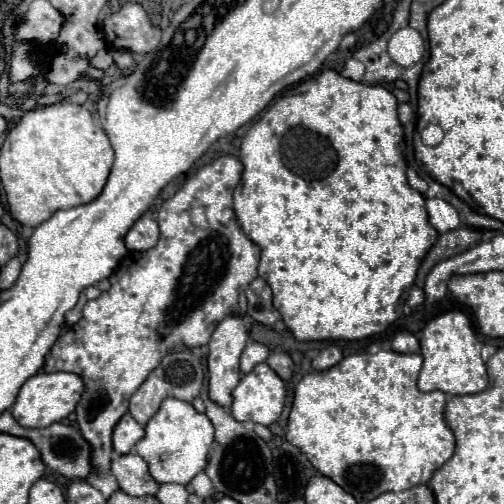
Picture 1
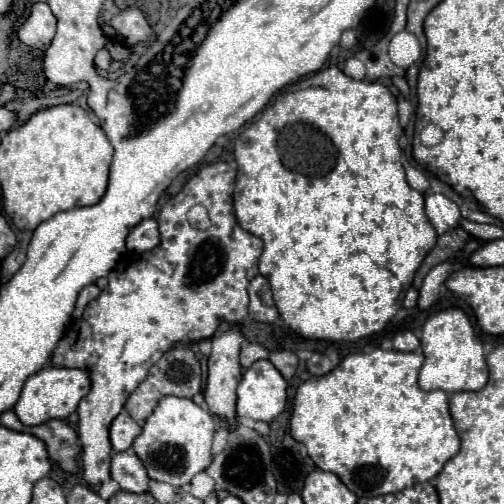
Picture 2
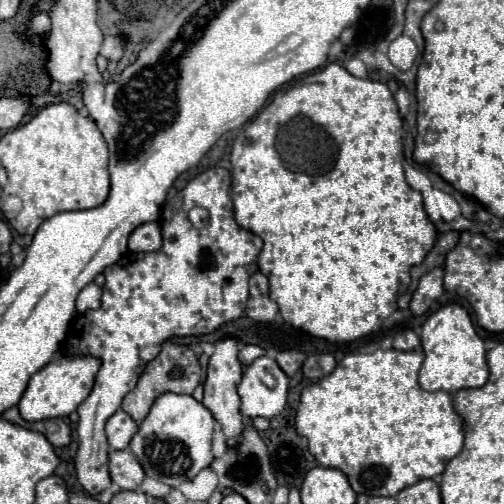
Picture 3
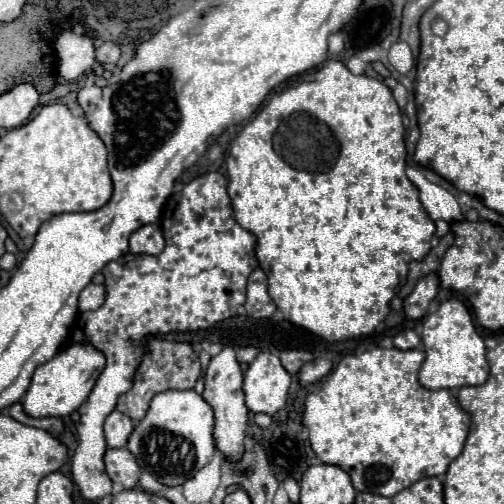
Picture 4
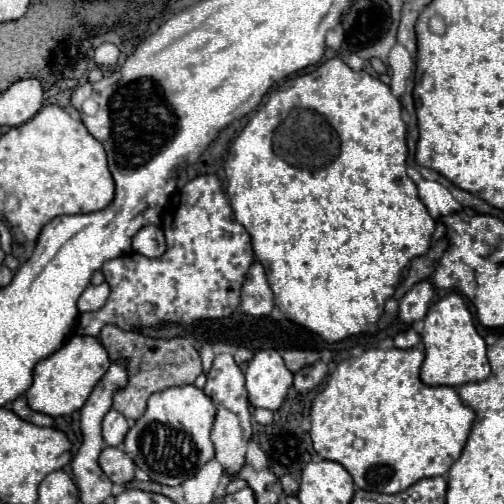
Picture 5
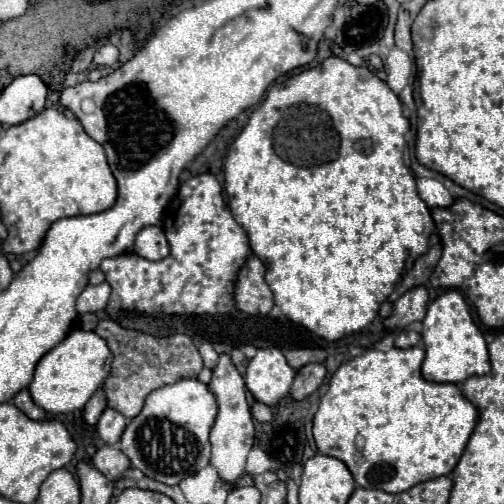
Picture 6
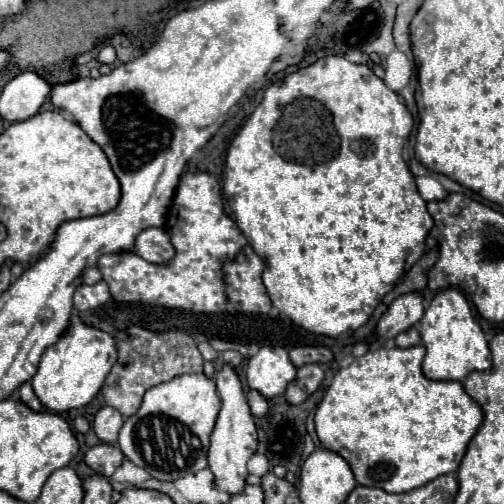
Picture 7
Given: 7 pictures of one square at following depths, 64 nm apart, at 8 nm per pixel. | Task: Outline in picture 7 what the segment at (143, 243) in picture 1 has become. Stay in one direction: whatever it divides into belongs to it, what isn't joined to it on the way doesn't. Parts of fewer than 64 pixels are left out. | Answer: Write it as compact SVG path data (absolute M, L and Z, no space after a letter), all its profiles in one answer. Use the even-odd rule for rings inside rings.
M151 227L143 230L136 238L136 254L148 262L164 264L174 256L174 246L163 227Z

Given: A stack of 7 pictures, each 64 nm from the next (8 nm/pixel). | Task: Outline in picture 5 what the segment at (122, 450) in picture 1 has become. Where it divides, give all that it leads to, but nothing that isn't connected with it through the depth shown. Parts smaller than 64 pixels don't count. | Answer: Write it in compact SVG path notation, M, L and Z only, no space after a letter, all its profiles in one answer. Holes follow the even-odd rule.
M110 410L102 422L102 436L108 446L120 446L128 434L130 422L116 410Z

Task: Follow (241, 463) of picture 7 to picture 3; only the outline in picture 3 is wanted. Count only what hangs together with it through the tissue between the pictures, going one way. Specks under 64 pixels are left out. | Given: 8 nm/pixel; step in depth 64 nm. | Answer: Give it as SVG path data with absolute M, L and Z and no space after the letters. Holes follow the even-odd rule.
M236 338L218 340L216 350L210 356L210 362L208 362L208 376L206 376L206 384L204 384L204 402L202 404L222 424L222 430L228 438L228 446L236 446L238 436L244 428L242 414L240 414L240 396L236 392L236 388L240 384L240 378L242 378L242 366L238 362L238 342L236 342Z

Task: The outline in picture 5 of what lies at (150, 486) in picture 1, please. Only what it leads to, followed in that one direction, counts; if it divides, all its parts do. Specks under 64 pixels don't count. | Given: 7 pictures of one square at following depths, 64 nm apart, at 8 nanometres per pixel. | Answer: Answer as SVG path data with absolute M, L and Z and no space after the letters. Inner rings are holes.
M106 446L100 454L100 468L114 484L130 484L134 480L136 464L122 448Z

